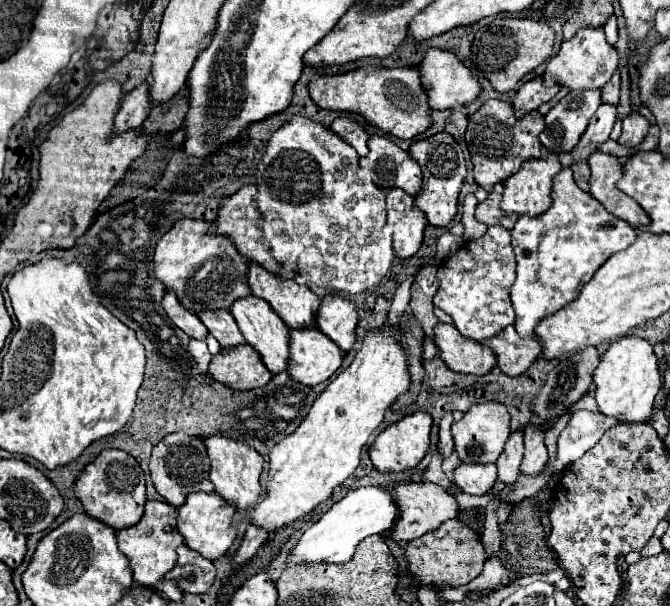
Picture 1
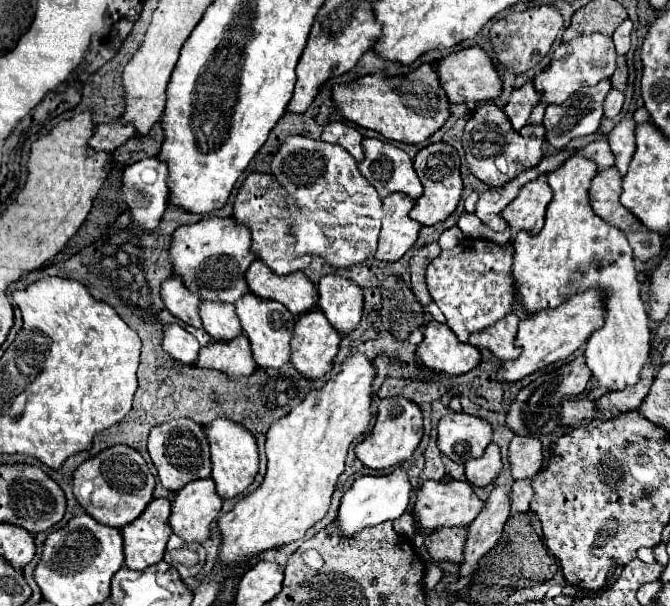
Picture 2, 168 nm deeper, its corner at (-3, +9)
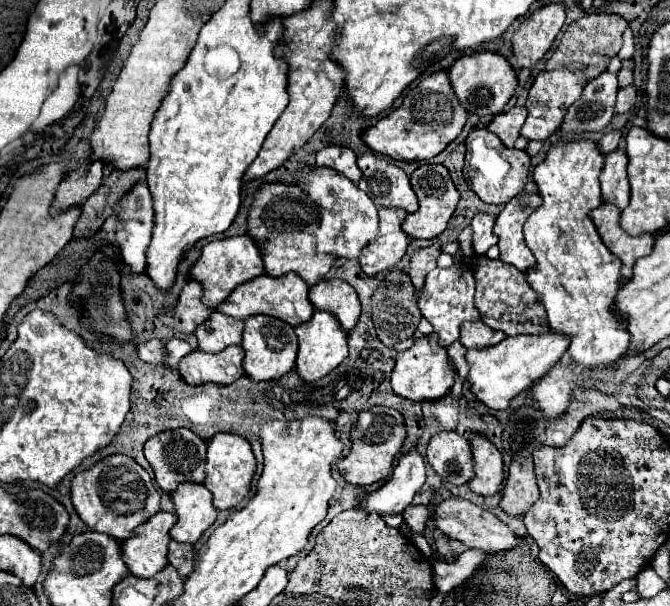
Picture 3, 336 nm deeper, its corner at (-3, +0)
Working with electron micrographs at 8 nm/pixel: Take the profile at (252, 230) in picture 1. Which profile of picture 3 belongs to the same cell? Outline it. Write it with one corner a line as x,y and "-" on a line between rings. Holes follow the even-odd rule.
261,184
253,196
253,202
249,206
249,216
247,216
247,234
257,242
257,248
263,254
265,262
265,274
269,276
283,276
285,272
297,272
309,286
317,284
331,268
333,256
327,254
317,254
315,242
313,242
313,232
319,224
319,206
297,186
287,186
287,184

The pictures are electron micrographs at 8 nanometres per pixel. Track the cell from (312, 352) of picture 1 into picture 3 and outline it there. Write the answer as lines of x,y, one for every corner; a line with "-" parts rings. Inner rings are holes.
317,310
311,320
299,324
295,328
299,338
299,352
295,360
295,370
303,382
317,382
319,378
327,376
333,368
341,364
341,360
347,356
347,334
341,330
339,322
329,312

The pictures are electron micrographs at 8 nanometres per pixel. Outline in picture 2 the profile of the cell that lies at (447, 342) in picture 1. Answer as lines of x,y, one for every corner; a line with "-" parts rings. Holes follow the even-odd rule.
429,321
423,331
423,341
417,345
415,363
423,369
421,379
431,381
435,373
457,377
477,367
481,355
475,347
457,341
447,325

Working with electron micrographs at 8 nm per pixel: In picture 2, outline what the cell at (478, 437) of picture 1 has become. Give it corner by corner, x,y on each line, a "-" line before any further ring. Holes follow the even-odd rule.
447,413
437,425
437,447
455,463
467,463
471,457
481,457
493,441
493,427
467,413

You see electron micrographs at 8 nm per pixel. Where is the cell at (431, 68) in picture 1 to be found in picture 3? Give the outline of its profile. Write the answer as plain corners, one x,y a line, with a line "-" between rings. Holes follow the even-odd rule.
477,52
477,54
465,54
457,58
457,62
449,68
449,80
451,86
461,102
461,106
467,112
479,114
479,116
495,116
503,112
505,104
515,92
517,76
515,70
509,66
509,62
495,52

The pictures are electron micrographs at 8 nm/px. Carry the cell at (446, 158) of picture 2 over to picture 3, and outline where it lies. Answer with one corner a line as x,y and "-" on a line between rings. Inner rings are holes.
421,164
411,174
411,186
419,198
419,210
409,214
403,220
403,226
401,226
403,232
409,234
411,238
423,238
423,240
439,236
447,228
447,224
457,208
457,202
459,202
459,192
451,180
449,170
443,164

